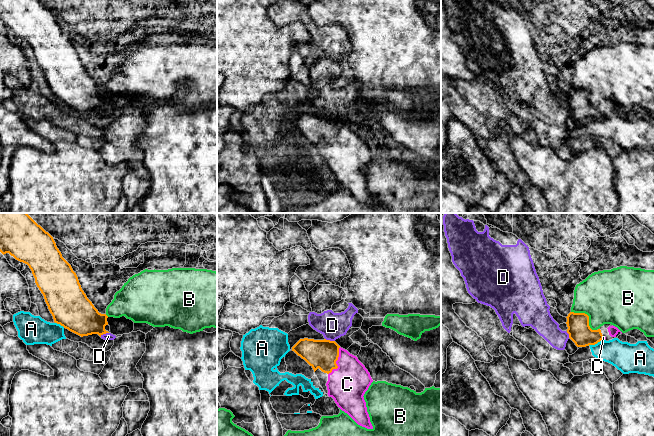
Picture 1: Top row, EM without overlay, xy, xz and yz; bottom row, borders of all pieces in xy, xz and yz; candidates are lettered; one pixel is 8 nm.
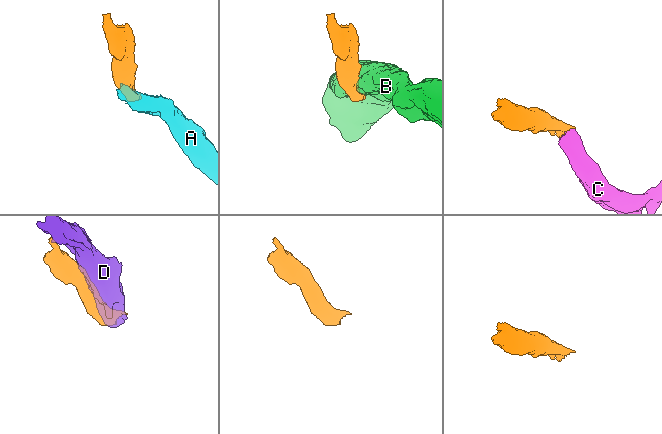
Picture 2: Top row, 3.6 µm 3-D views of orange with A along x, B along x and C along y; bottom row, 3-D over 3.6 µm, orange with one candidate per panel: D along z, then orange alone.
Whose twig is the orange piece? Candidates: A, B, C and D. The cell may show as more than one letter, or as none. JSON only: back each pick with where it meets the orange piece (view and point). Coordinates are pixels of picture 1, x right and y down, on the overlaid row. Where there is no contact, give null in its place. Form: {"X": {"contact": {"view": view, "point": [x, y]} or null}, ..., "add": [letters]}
{"C": {"contact": {"view": "xz", "point": [335, 362]}}, "add": ["C"]}

